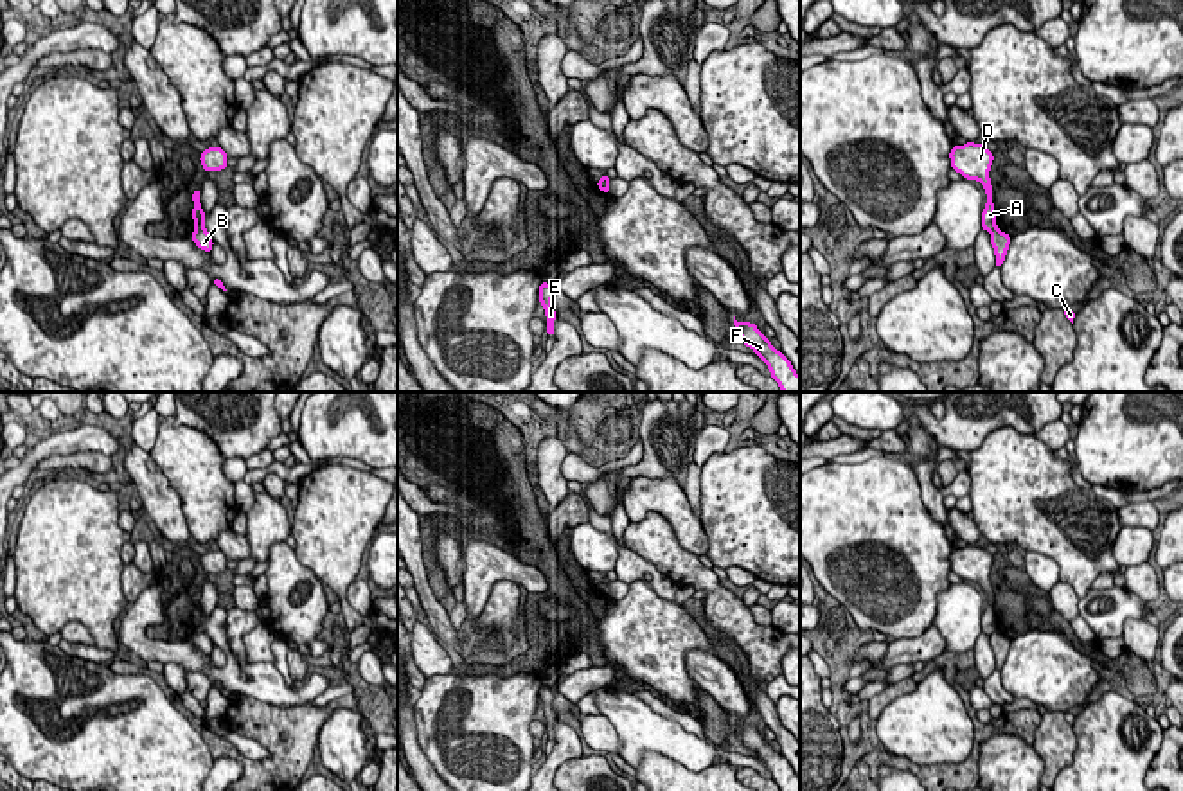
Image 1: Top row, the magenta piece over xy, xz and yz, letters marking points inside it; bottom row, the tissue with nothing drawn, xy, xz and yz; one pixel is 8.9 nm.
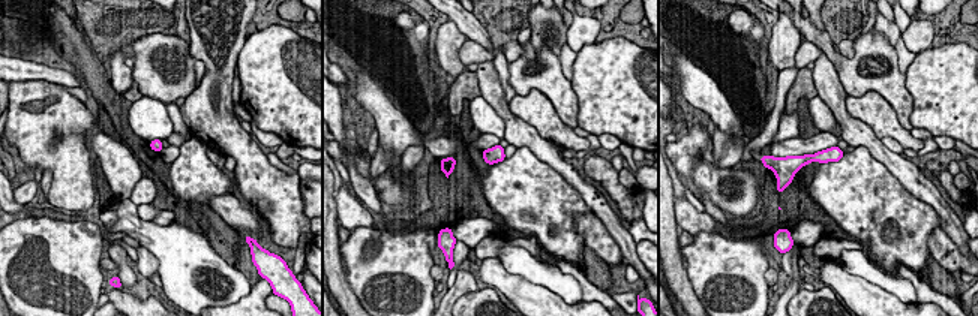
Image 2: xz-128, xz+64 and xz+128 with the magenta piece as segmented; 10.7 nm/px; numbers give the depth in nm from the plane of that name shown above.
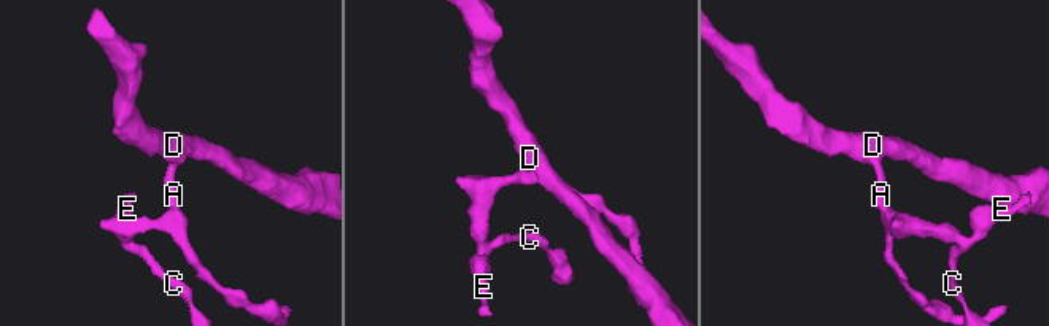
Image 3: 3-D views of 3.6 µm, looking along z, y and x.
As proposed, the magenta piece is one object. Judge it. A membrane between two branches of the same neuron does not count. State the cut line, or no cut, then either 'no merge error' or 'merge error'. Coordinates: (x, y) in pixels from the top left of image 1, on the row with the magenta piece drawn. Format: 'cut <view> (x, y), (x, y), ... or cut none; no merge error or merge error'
cut xy (195, 229), (204, 231); merge error

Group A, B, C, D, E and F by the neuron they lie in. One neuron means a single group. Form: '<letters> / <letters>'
A D F / B C E

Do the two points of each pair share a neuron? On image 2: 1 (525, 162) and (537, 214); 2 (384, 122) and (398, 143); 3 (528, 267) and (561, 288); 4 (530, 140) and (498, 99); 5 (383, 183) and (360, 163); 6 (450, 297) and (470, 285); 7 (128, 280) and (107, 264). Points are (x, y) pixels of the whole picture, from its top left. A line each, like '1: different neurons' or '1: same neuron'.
1: same neuron
2: same neuron
3: same neuron
4: same neuron
5: same neuron
6: same neuron
7: different neurons

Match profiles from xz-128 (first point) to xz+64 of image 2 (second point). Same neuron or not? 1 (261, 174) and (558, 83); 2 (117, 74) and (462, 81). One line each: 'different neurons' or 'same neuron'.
1: different neurons
2: different neurons

